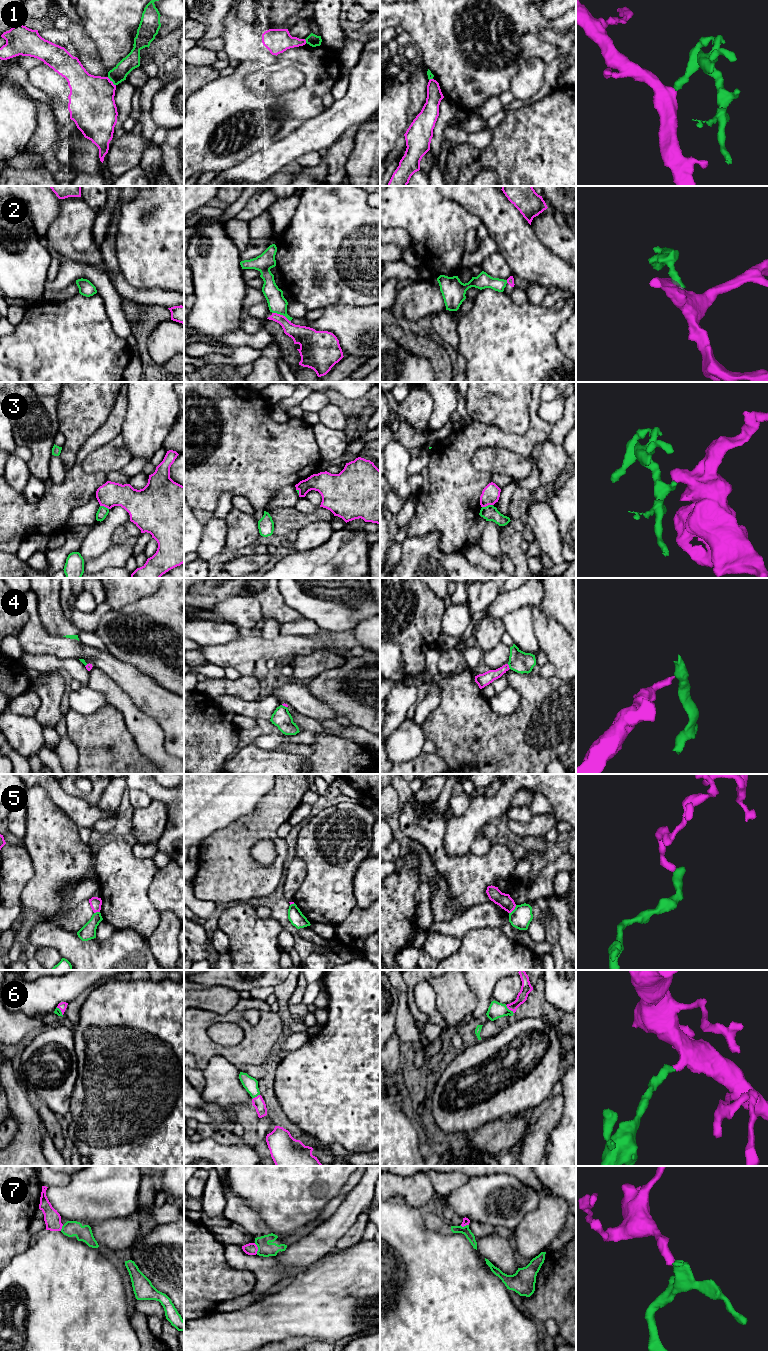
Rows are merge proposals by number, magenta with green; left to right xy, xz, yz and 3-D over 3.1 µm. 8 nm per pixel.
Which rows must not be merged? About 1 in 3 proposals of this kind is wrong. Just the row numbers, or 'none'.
1, 2, 3, 4, 5, 7

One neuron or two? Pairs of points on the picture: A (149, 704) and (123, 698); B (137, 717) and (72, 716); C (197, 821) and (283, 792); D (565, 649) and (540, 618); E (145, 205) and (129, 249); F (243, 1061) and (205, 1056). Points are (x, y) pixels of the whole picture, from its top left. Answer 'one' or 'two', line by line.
A: two
B: two
C: two
D: one
E: one
F: one

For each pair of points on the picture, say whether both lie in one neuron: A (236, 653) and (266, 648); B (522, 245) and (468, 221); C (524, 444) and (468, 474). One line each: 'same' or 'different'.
A: same
B: different
C: same

